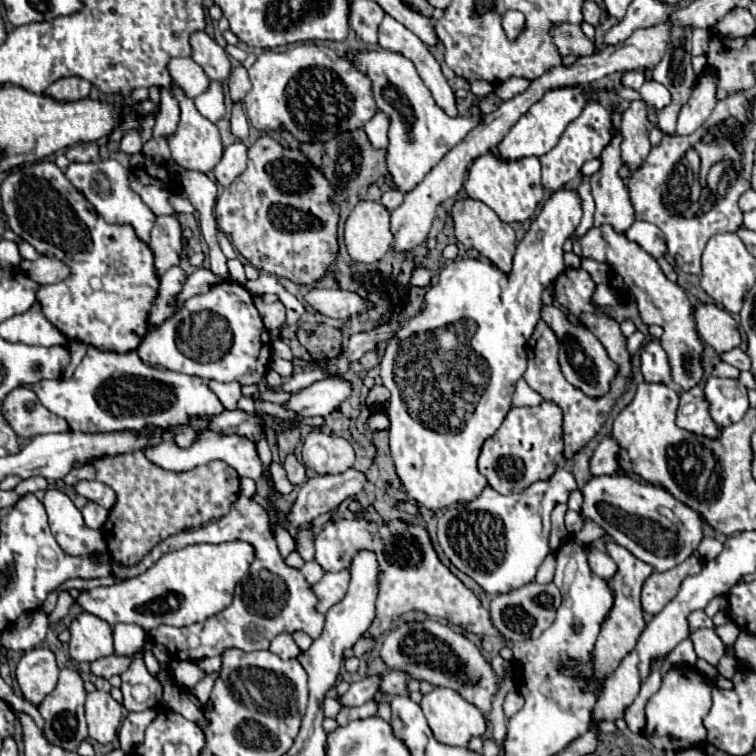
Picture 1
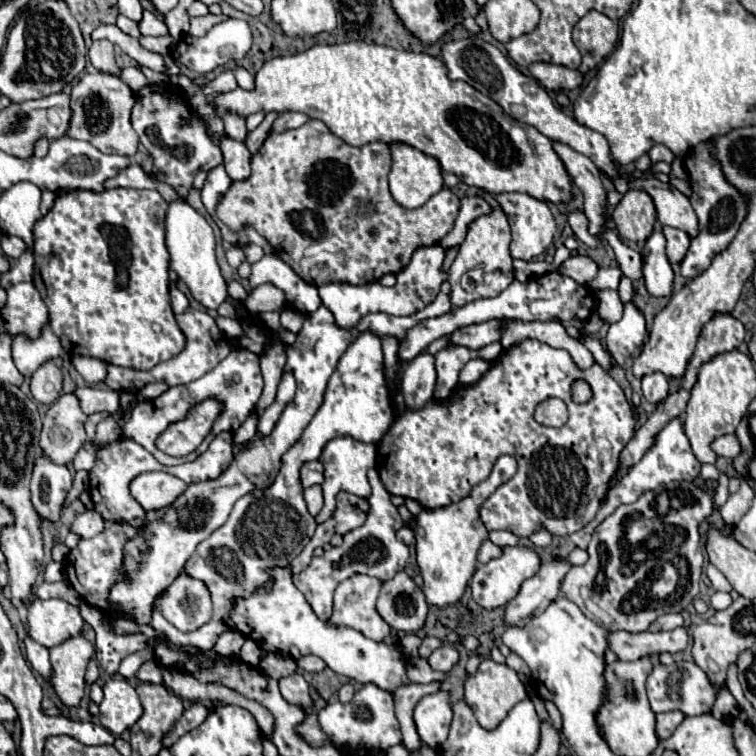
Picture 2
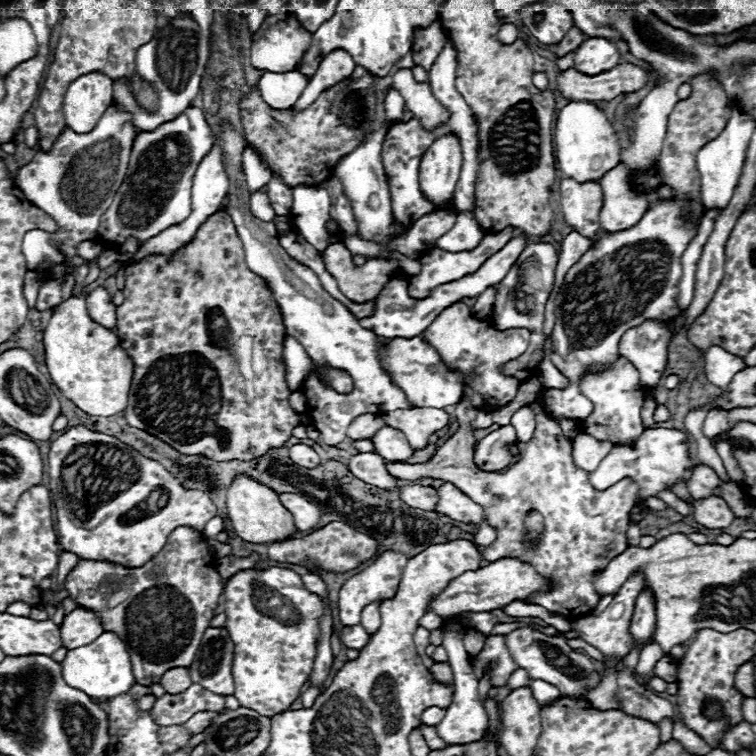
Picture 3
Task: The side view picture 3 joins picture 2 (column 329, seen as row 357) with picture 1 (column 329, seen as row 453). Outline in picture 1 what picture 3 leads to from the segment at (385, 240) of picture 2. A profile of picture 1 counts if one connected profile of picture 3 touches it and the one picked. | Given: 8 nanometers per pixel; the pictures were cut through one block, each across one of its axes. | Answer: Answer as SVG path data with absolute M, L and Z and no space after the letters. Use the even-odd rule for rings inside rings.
M260 136L248 148L248 168L216 200L216 222L230 238L232 246L258 270L288 278L294 284L310 286L326 276L326 270L338 258L338 202L334 200L330 180L298 150L284 148L270 136Z

